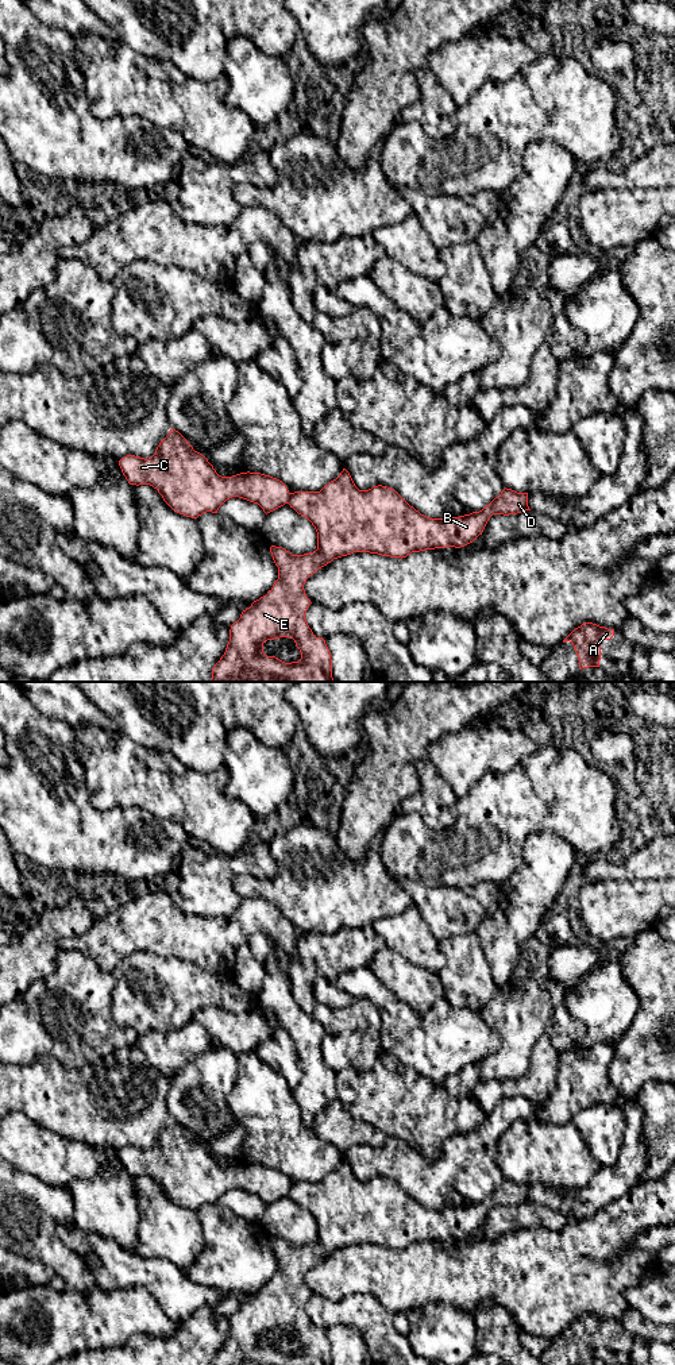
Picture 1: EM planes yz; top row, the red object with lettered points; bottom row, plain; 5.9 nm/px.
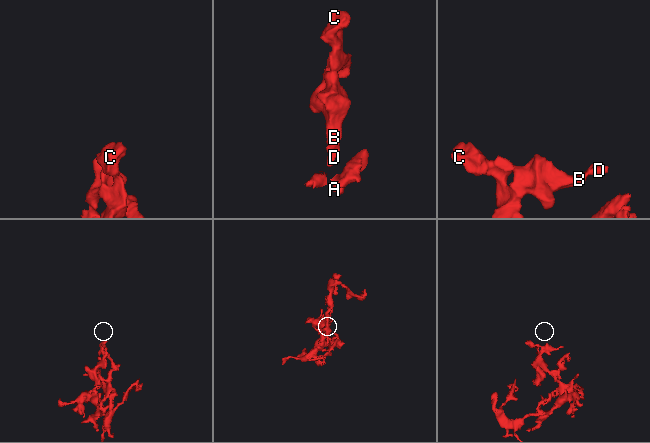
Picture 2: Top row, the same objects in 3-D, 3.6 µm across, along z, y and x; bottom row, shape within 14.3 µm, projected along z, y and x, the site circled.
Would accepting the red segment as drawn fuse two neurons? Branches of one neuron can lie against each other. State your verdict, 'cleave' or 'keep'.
keep

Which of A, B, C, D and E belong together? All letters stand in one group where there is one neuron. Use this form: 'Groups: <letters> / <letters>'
Groups: A B C D E

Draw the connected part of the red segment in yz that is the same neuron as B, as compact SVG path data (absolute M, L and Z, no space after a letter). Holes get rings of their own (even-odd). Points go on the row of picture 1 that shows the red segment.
M174 428L161 440L151 458L127 455L119 460L119 466L130 485L153 486L173 510L186 517L197 518L207 512L217 513L227 500L239 497L258 504L266 514L289 504L298 514L306 517L317 532L317 550L309 554L292 555L282 547L270 547L273 560L278 567L278 579L266 595L254 601L231 625L230 641L224 655L212 668L211 682L335 682L331 652L325 640L316 637L305 620L312 602L305 594L304 585L310 575L333 559L354 552L402 559L412 552L425 550L460 548L482 535L493 514L509 516L531 510L528 493L505 487L479 512L459 517L429 518L410 506L394 489L378 485L369 490L359 490L346 469L320 491L290 493L282 481L261 473L219 475L208 459L194 451ZM279 637L294 640L301 652L298 662L285 663L263 652L265 641Z

